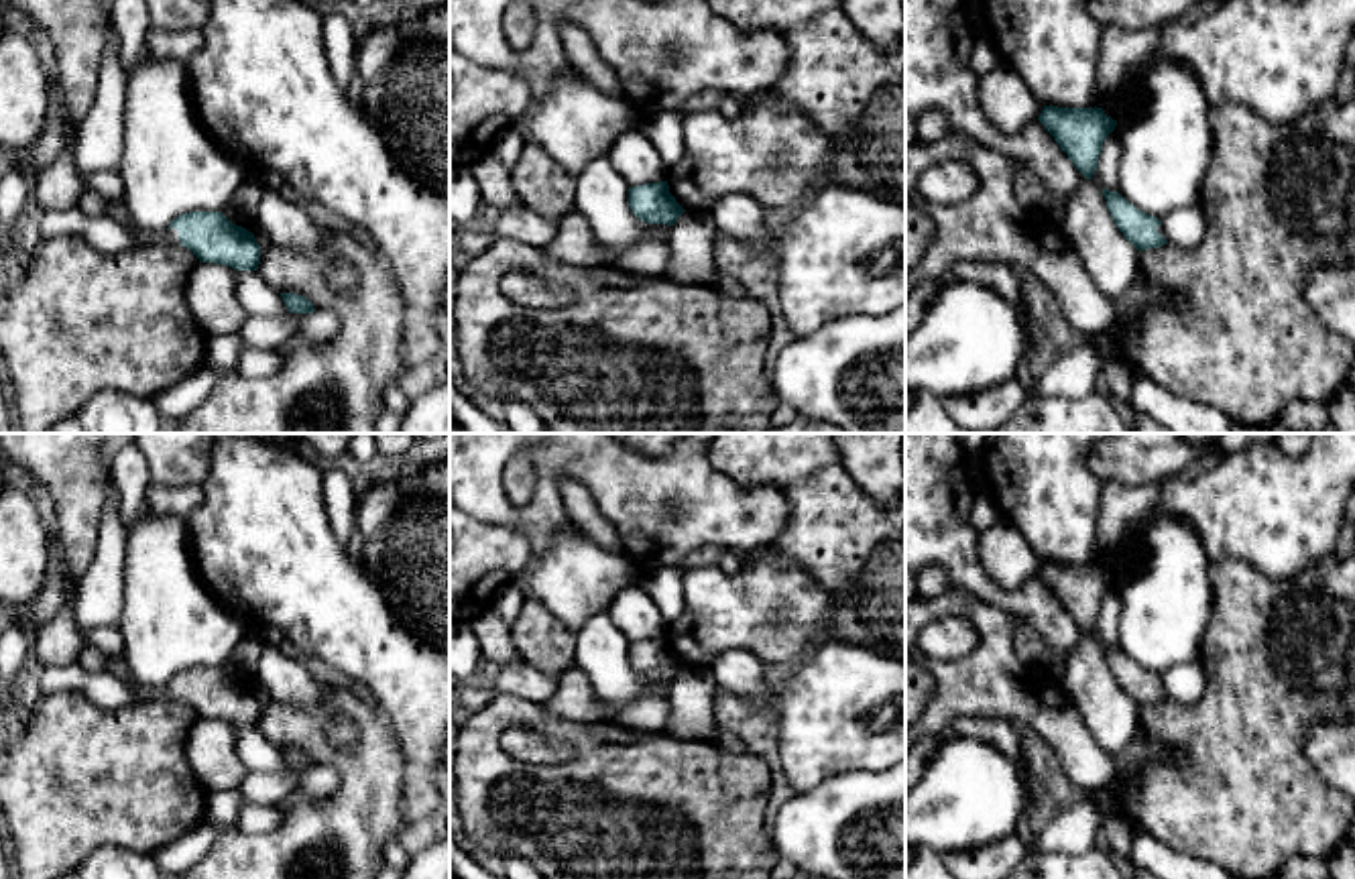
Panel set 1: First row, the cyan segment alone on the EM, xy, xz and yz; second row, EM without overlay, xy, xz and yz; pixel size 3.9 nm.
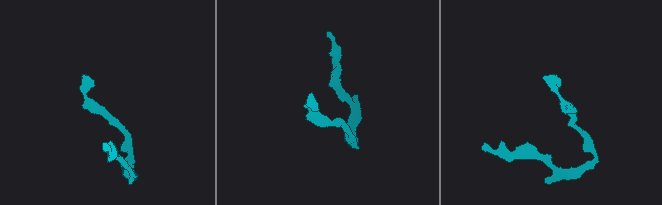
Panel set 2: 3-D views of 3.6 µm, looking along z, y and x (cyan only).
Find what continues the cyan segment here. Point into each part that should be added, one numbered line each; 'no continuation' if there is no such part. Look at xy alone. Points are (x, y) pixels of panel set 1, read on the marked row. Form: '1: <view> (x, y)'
1: xy (116, 210)

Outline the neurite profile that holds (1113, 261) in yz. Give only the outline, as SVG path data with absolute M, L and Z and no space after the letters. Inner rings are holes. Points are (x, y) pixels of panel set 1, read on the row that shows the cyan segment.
M1095 179L1066 197L1060 234L1078 252L1099 289L1115 303L1139 273L1139 250L1117 228Z

